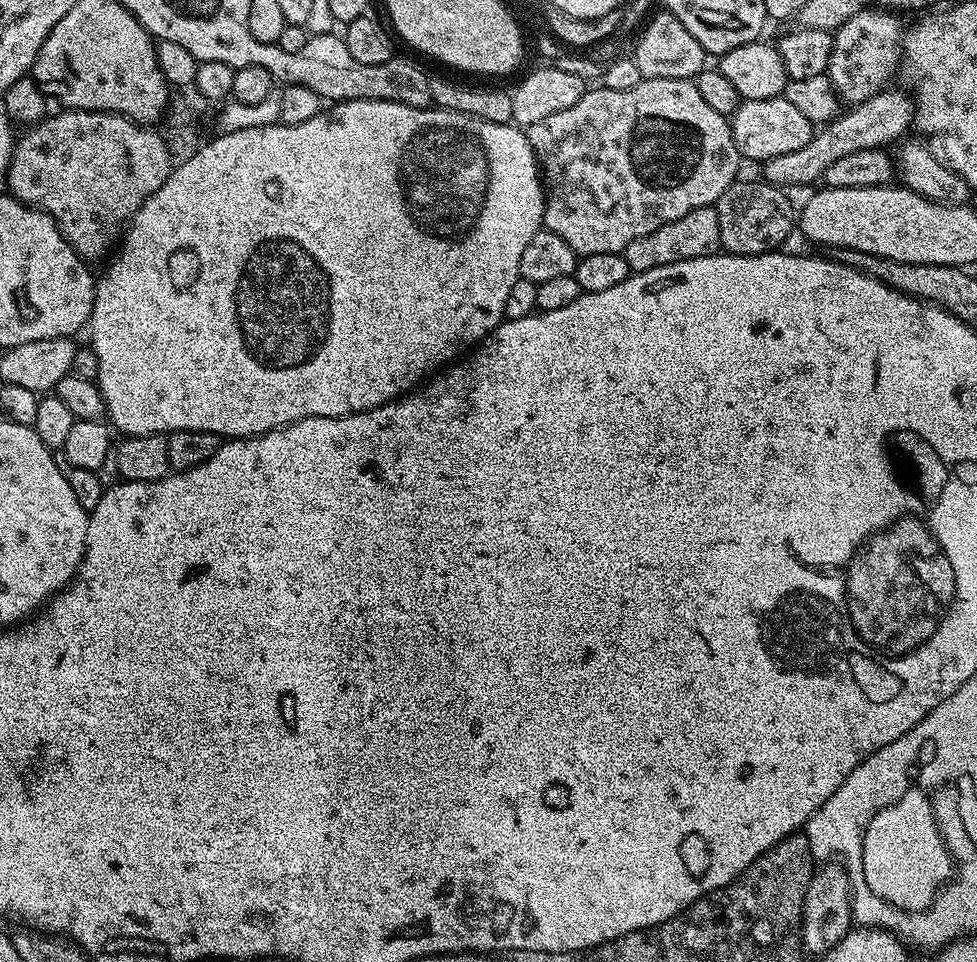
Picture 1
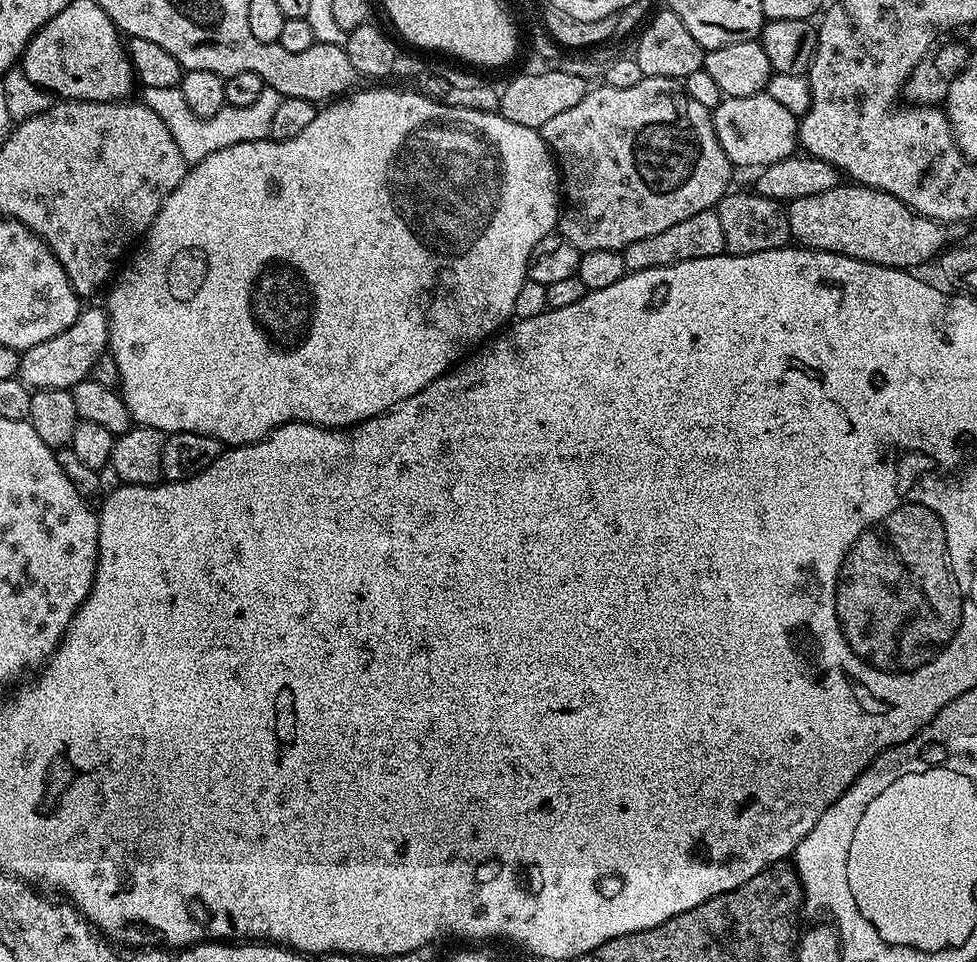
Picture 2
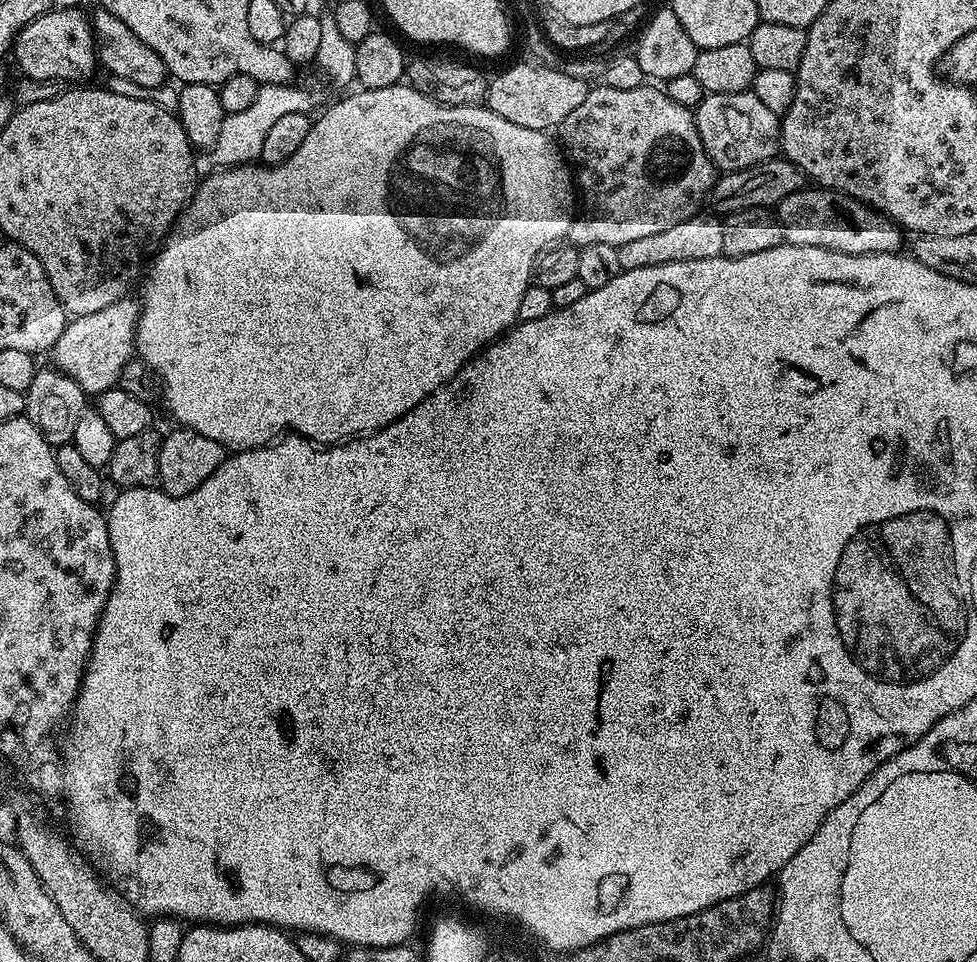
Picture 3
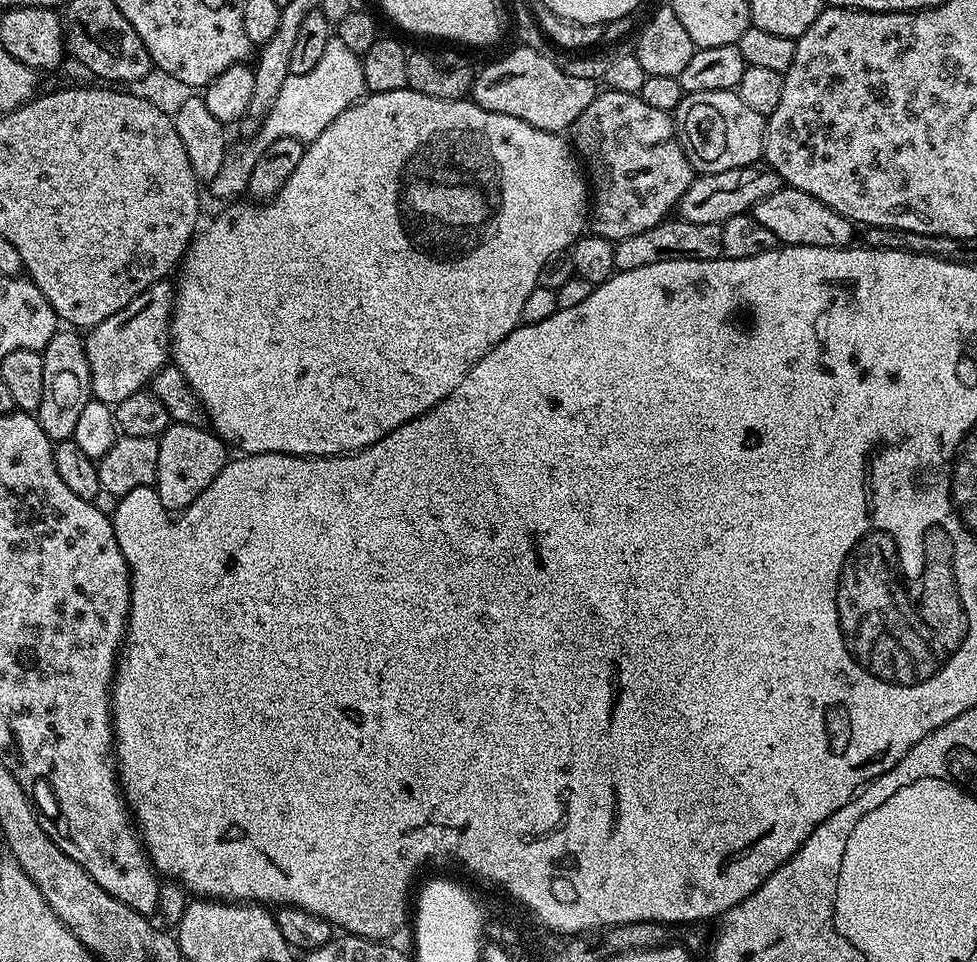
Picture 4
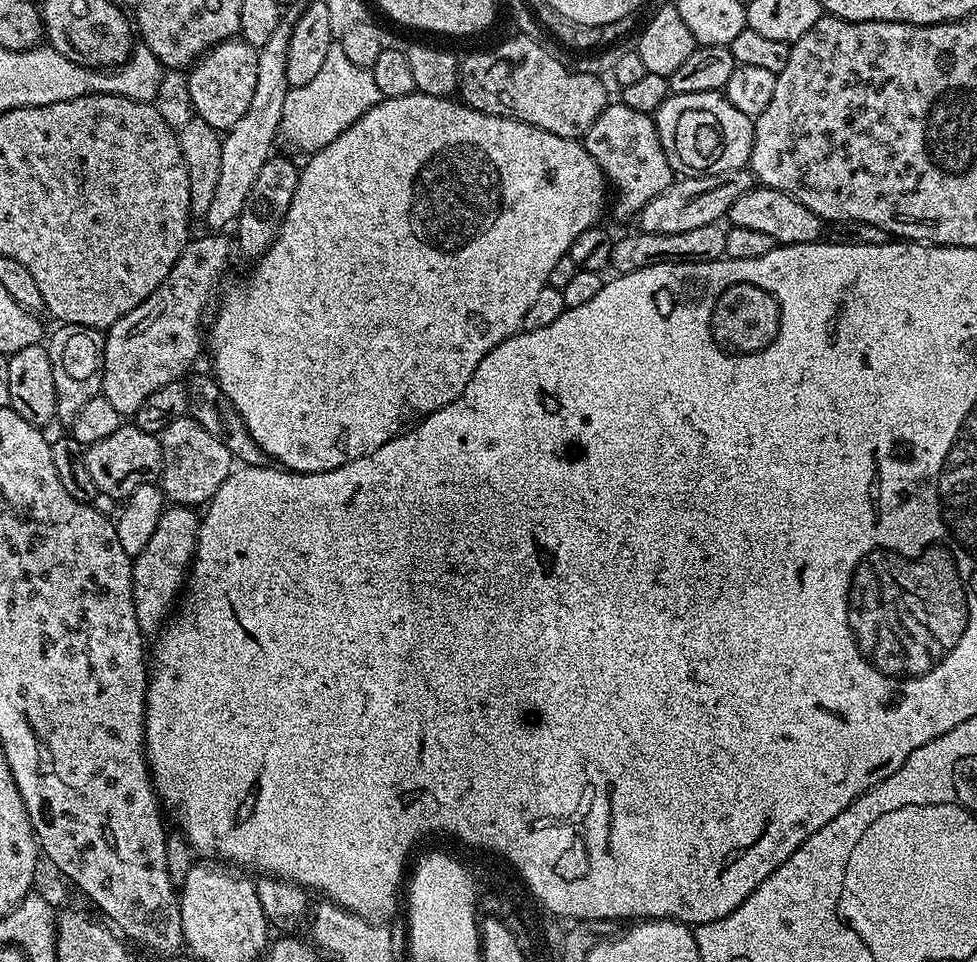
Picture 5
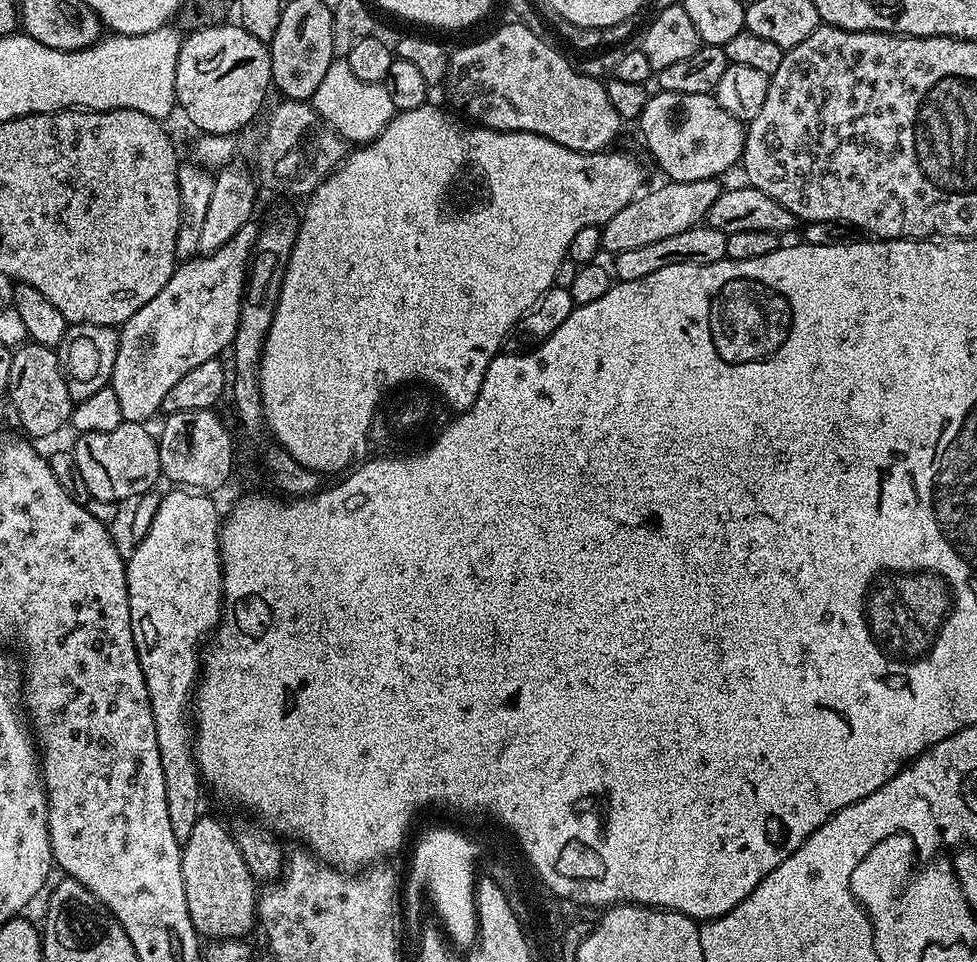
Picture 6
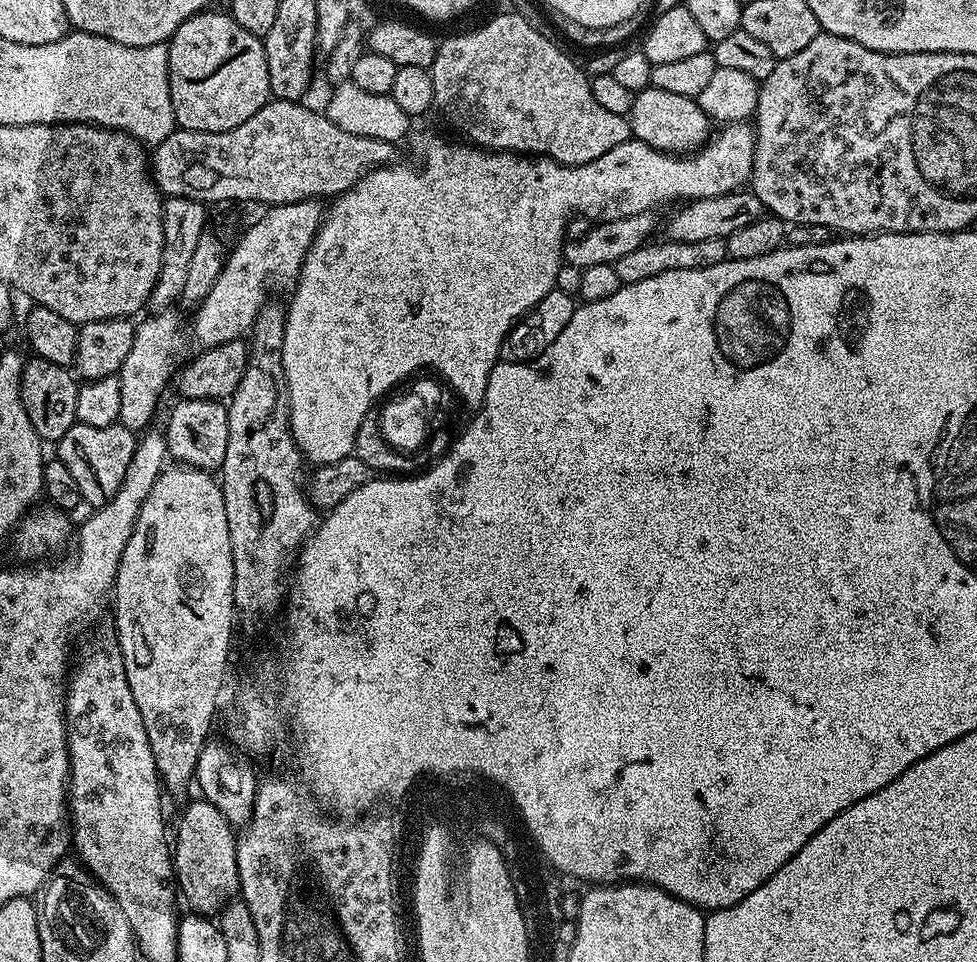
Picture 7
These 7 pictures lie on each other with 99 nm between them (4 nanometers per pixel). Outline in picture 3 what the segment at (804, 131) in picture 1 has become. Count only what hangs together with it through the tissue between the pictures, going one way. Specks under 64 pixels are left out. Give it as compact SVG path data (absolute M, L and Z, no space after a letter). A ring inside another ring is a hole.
M751 90L705 95L702 103L694 109L694 115L702 146L717 169L737 172L763 160L773 159L780 152L781 117L771 112Z

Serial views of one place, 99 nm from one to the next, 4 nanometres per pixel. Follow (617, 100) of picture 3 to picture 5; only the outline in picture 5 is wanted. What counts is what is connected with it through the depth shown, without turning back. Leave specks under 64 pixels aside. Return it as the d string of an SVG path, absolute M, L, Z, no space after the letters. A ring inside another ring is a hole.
M609 102L594 126L582 137L584 149L604 171L604 179L616 191L616 216L620 220L639 217L642 206L653 200L674 182L674 170L662 150L656 121L647 112L630 110L630 106Z

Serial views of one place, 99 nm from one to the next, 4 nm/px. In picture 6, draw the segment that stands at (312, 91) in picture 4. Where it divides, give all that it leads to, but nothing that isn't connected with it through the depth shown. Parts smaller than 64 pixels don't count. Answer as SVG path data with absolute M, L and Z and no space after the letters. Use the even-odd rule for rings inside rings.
M344 58L337 59L330 70L326 70L326 78L322 78L310 103L328 127L333 128L345 142L352 143L353 140L356 146L373 140L397 113L394 102L390 102L387 87L384 84L362 82L362 78L357 78Z

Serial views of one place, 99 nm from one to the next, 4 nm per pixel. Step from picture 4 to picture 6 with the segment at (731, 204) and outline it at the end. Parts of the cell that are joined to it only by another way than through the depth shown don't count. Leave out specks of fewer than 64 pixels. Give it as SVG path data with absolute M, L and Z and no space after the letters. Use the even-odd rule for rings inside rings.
M716 178L694 182L673 180L664 182L661 188L649 187L636 199L622 206L622 210L618 210L618 214L614 214L610 222L602 225L603 251L615 254L622 250L634 250L638 246L646 246L649 242L658 242L662 238L682 234L682 230L696 227L707 217L710 206L714 206L714 201L718 199L722 190L720 183Z

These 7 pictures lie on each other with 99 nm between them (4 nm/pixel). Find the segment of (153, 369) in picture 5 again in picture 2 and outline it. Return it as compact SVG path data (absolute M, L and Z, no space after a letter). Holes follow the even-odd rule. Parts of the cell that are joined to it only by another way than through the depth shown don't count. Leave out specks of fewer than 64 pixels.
M103 307L88 308L81 311L80 317L62 334L54 334L54 338L46 338L46 342L38 342L38 346L30 346L20 352L20 370L18 378L29 388L67 388L71 390L75 384L89 379L92 367L98 358L108 352L108 314Z

